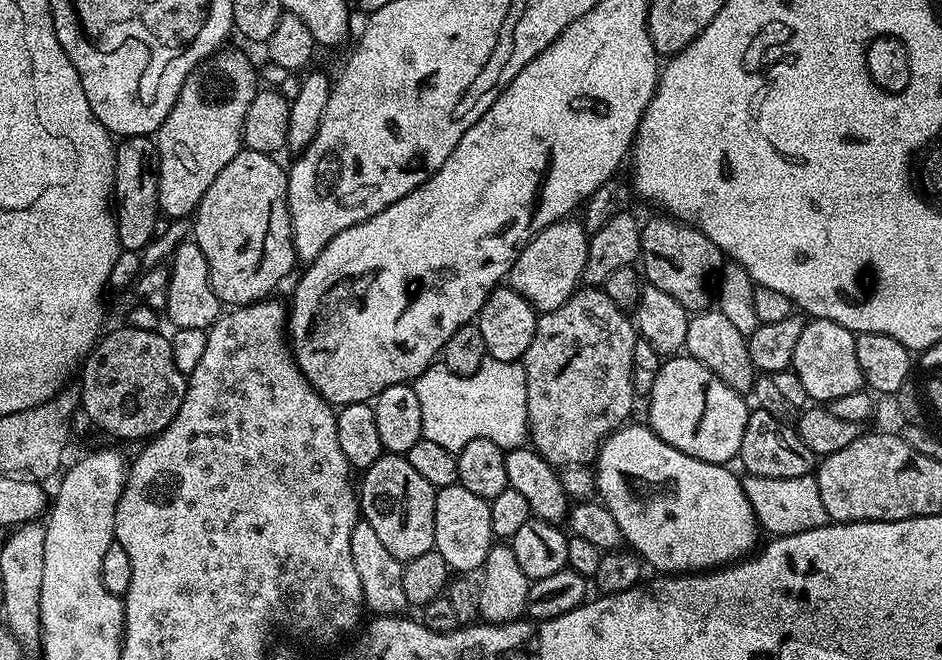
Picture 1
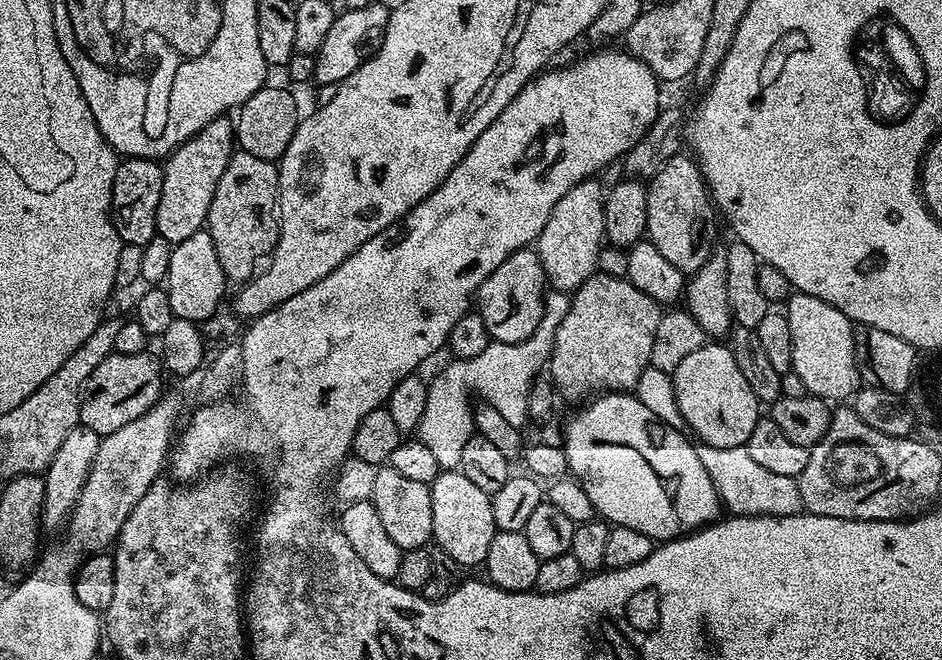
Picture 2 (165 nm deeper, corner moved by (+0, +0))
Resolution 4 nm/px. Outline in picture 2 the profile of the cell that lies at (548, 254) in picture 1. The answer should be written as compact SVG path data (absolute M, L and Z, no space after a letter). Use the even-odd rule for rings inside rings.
M599 179L584 180L578 186L574 186L560 199L558 206L550 210L550 218L546 226L542 226L542 234L534 241L534 250L540 259L540 265L544 271L544 279L557 292L575 293L576 289L592 277L600 263L600 250L605 243L604 238L604 198L605 189L600 189Z

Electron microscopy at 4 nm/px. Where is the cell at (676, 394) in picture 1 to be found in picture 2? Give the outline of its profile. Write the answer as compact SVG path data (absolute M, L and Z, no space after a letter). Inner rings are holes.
M720 342L704 343L670 373L676 405L687 431L699 443L719 448L743 448L754 426L762 419L762 405L738 368L731 347L724 345L723 348L722 345Z

